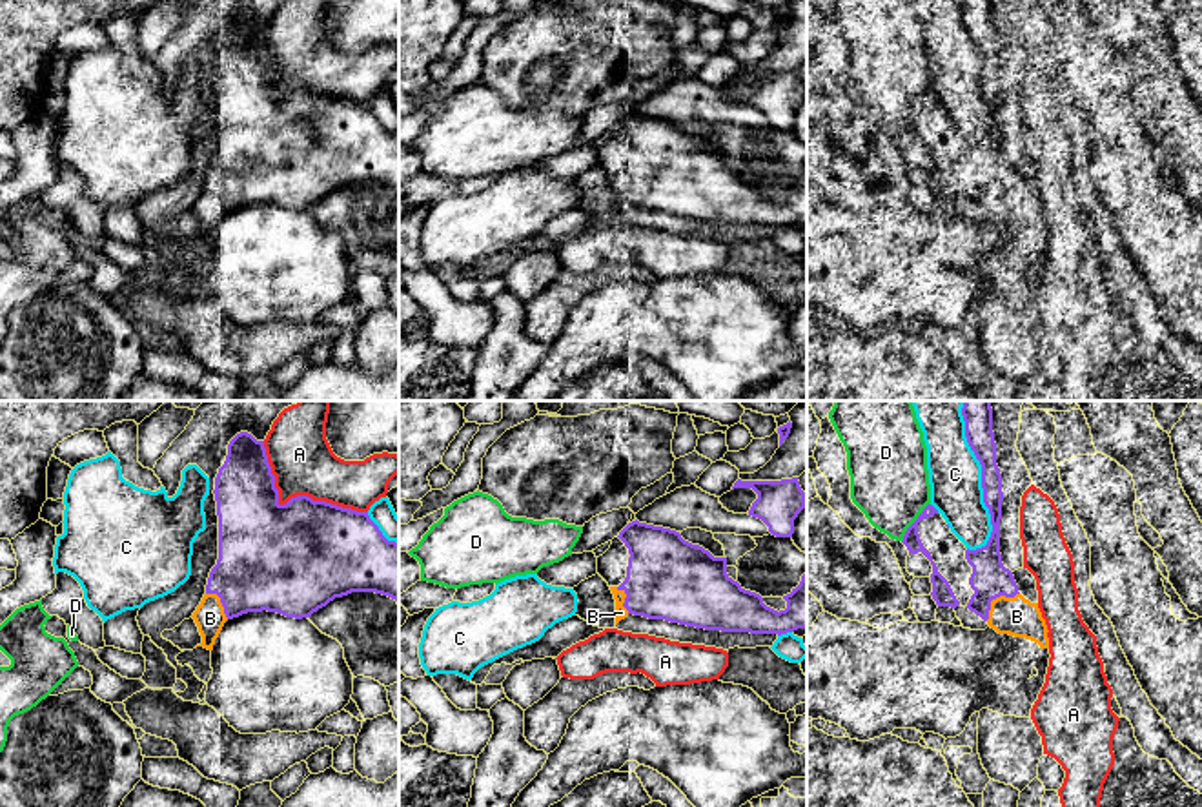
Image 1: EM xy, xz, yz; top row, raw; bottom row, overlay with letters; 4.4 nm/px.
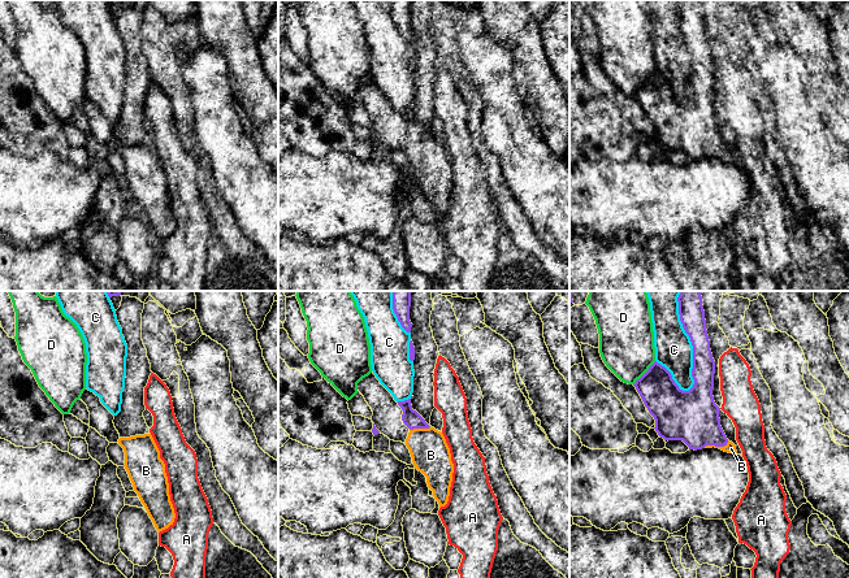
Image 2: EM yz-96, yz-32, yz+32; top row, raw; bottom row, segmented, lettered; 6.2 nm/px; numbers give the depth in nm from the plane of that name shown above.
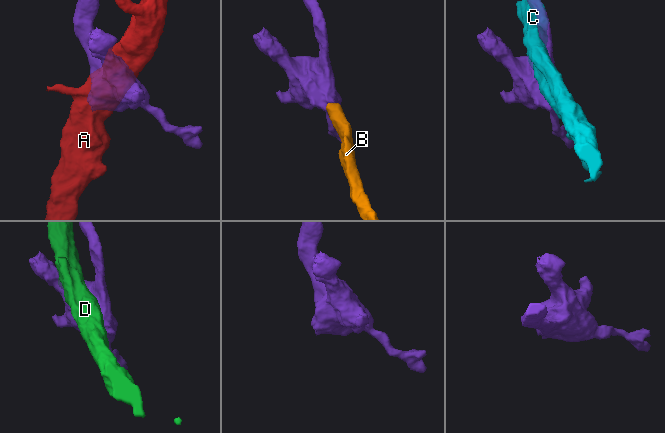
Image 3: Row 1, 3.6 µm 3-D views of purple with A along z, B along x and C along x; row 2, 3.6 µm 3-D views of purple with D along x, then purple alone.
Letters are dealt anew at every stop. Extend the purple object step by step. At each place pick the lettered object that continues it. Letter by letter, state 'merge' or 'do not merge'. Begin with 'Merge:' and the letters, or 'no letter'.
Merge: B
A: do not merge
B: merge
C: do not merge
D: do not merge

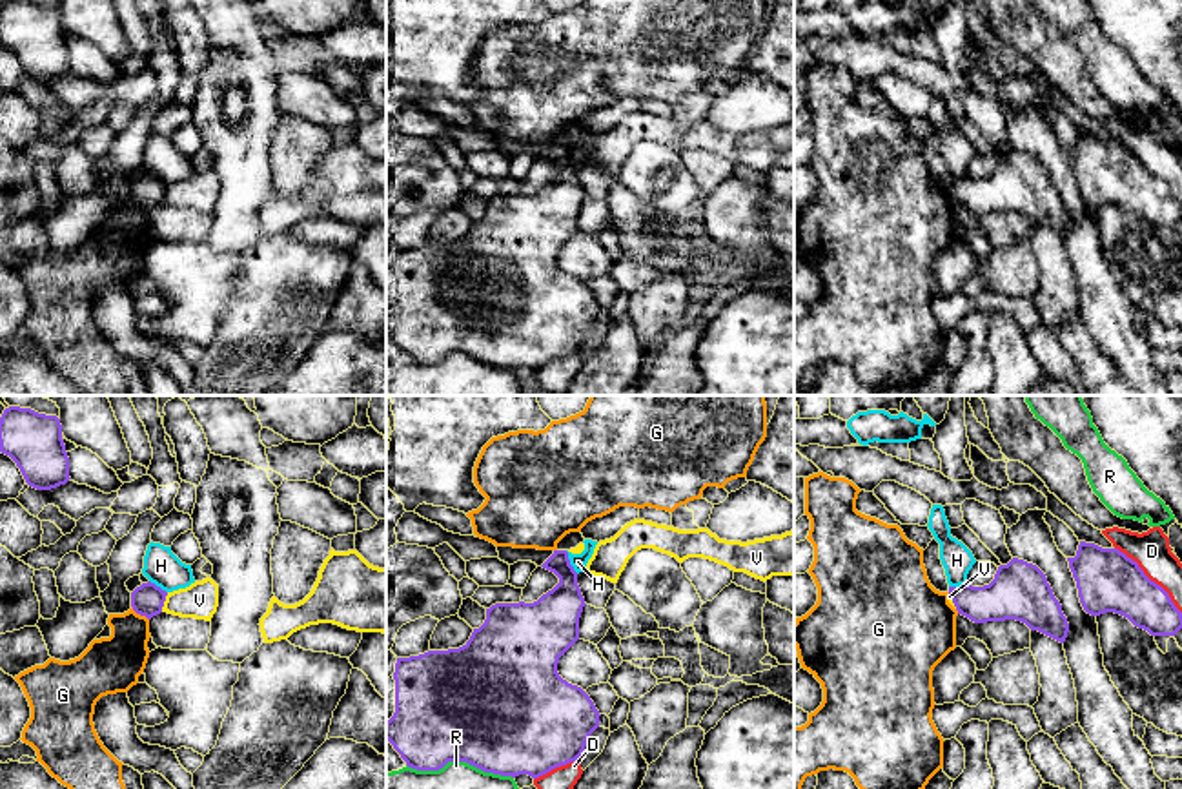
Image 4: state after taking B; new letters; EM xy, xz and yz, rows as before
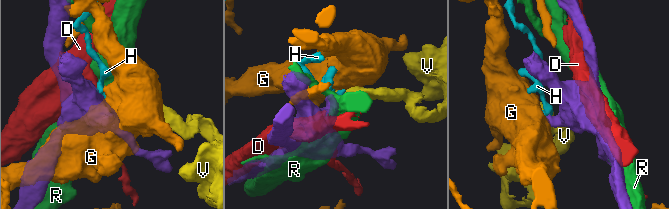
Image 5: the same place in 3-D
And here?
Merge: no letter
D: do not merge
G: do not merge
H: do not merge
R: do not merge
V: do not merge

